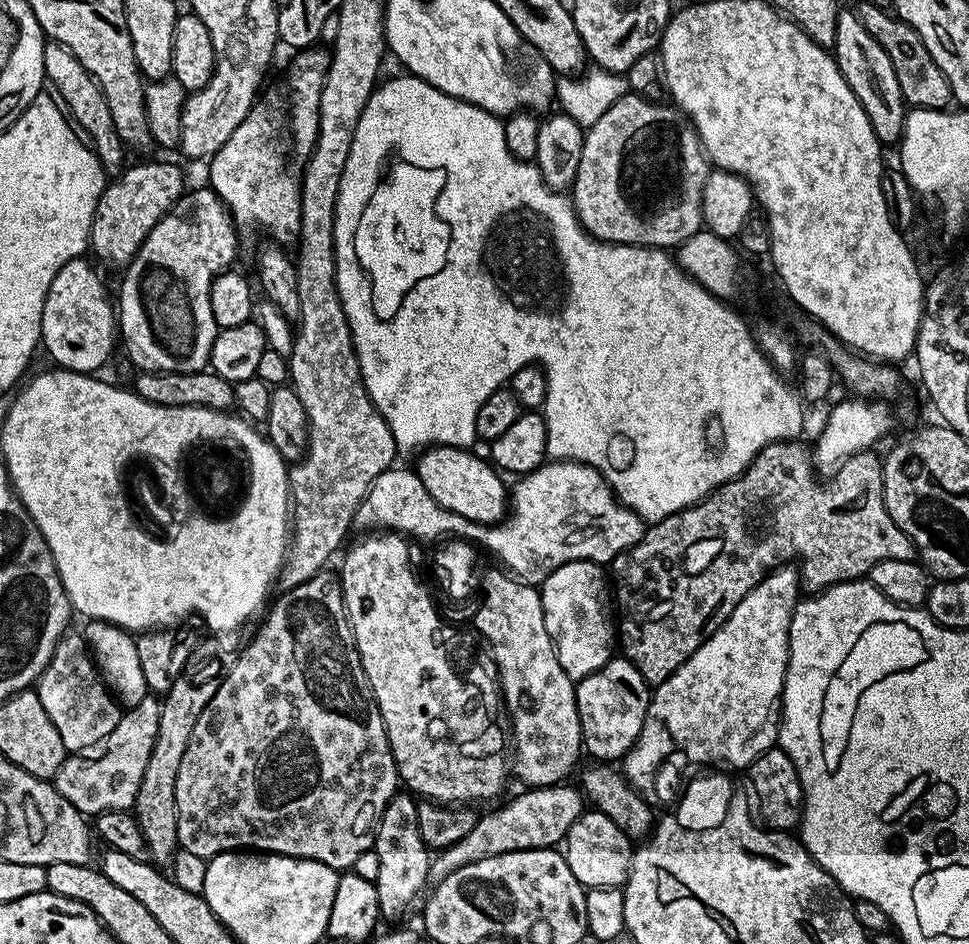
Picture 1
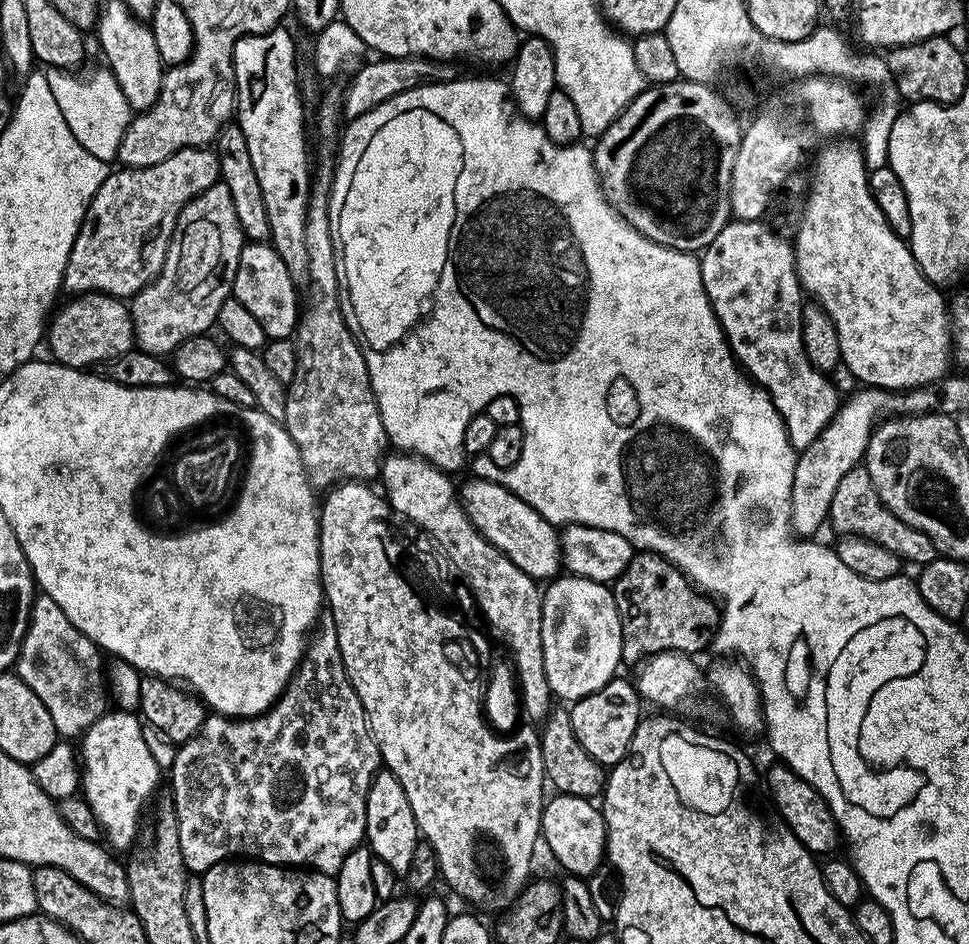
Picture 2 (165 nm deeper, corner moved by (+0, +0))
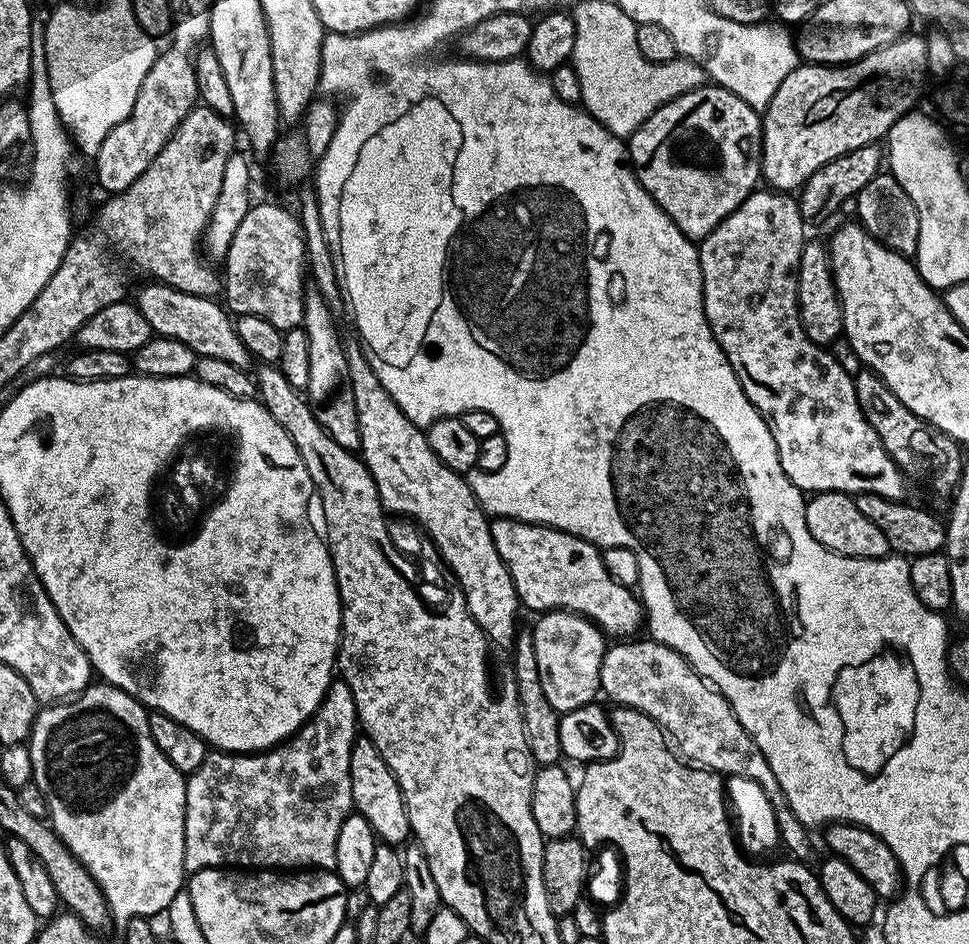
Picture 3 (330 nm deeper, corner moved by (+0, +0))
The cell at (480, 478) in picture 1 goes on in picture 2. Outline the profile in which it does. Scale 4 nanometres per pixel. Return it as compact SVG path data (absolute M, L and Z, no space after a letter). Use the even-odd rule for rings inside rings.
M468 480L458 488L460 503L463 504L470 522L495 546L506 554L514 566L537 582L548 582L561 571L561 537L557 529L538 510L528 504L523 495L515 496L508 488L492 480Z

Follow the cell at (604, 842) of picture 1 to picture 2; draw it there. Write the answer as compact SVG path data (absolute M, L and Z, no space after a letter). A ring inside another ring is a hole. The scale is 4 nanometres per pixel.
M553 795L545 803L544 813L540 819L540 835L543 843L548 843L552 856L565 869L565 873L581 878L591 877L591 872L596 872L606 860L608 847L608 831L604 821L603 811L595 808L595 803L586 798L577 796Z

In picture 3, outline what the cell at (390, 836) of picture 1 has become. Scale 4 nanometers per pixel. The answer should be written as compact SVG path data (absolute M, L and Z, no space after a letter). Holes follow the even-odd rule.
M357 738L350 750L350 790L353 809L370 822L377 841L393 846L409 843L412 827L398 778L394 778L390 766L386 766L386 758L382 758L378 746L370 739Z

